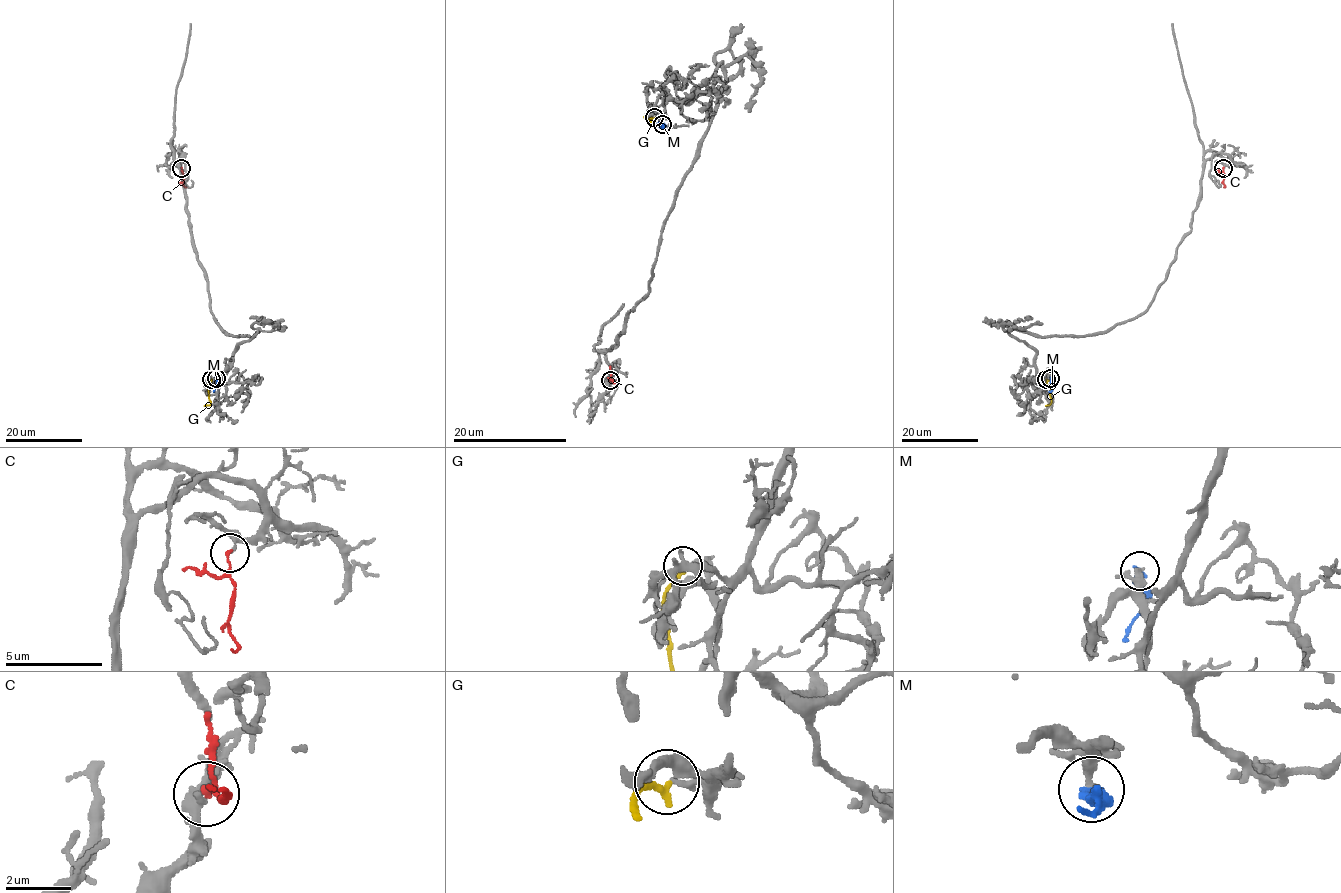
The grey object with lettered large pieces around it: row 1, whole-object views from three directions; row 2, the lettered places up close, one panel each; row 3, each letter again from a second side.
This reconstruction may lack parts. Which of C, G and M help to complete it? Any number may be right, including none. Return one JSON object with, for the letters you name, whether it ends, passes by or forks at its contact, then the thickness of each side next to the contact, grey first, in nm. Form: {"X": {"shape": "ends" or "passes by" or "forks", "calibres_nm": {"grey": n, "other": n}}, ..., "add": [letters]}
{"C": {"shape": "ends", "calibres_nm": {"grey": 150, "other": 150}}, "add": ["C"]}

